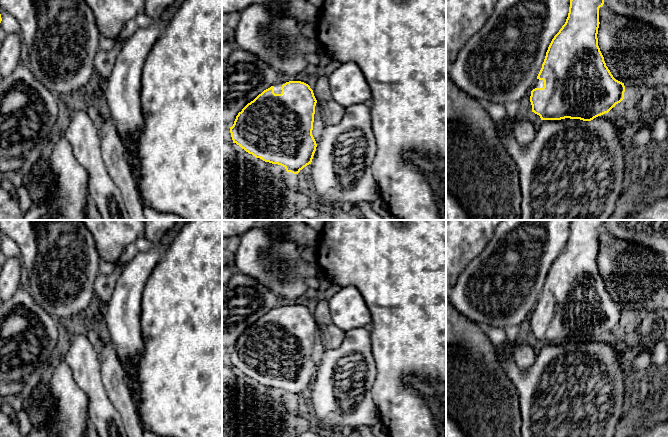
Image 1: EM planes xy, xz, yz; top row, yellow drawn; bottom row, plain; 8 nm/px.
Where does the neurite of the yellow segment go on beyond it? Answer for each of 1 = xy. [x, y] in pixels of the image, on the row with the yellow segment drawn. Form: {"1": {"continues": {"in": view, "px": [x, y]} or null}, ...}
{"1": {"continues": null}}

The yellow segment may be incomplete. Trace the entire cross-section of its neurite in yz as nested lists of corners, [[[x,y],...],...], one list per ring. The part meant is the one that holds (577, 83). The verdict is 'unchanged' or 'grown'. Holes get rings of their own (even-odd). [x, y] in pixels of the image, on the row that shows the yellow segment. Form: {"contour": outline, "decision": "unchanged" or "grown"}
{"contour": [[[570,0],[566,22],[552,39],[531,89],[530,102],[535,118],[505,118],[514,129],[515,140],[522,147],[535,139],[541,120],[570,118],[591,121],[608,113],[624,99],[624,83],[613,77],[598,46],[599,8],[603,4],[604,0]]], "decision": "grown"}

